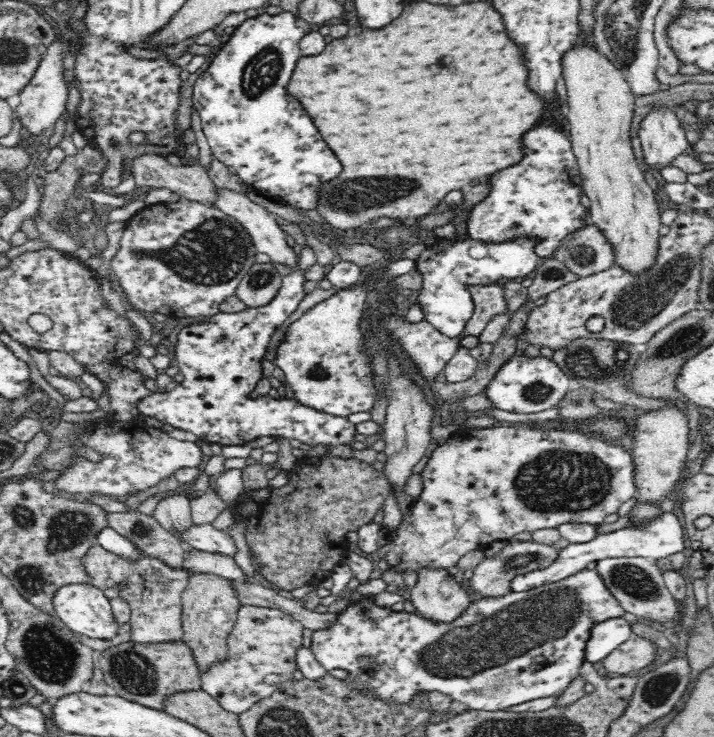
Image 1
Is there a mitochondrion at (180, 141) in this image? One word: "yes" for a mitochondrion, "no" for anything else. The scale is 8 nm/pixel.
no

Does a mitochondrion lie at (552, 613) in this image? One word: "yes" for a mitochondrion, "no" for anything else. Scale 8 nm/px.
yes

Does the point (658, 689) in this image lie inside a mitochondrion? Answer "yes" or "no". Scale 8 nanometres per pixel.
yes

